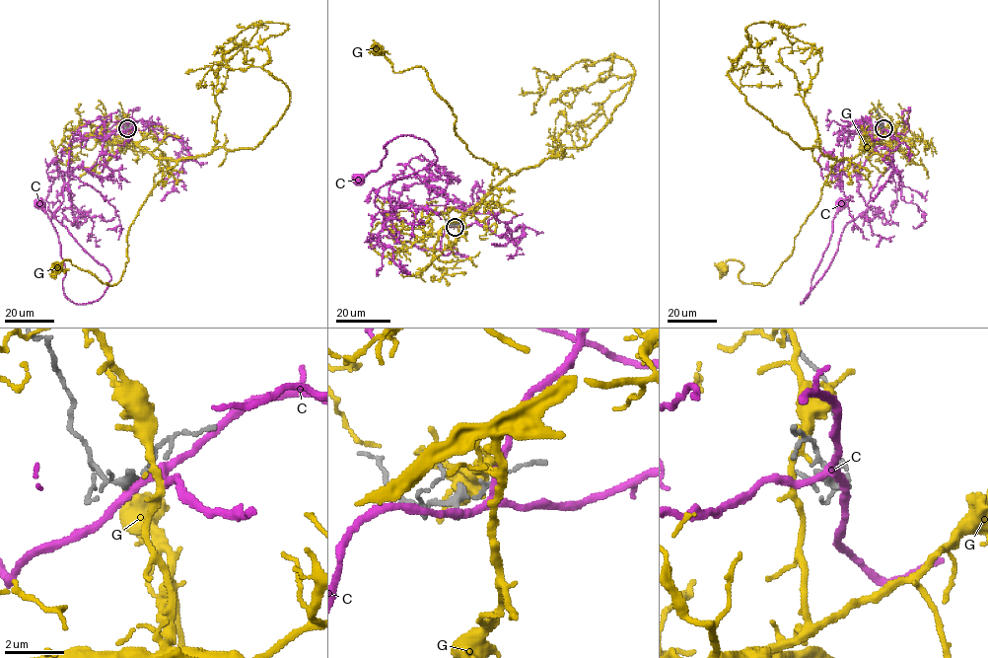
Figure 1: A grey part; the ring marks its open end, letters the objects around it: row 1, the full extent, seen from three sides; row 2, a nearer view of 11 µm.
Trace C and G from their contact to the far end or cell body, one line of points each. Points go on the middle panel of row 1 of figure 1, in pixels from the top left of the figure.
C: (455, 227), (425, 183), (393, 238), (375, 205), (437, 160), (423, 139), (360, 179)
G: (458, 224), (510, 173), (466, 149), (455, 133), (456, 117), (427, 71), (417, 66), (394, 72), (377, 51)

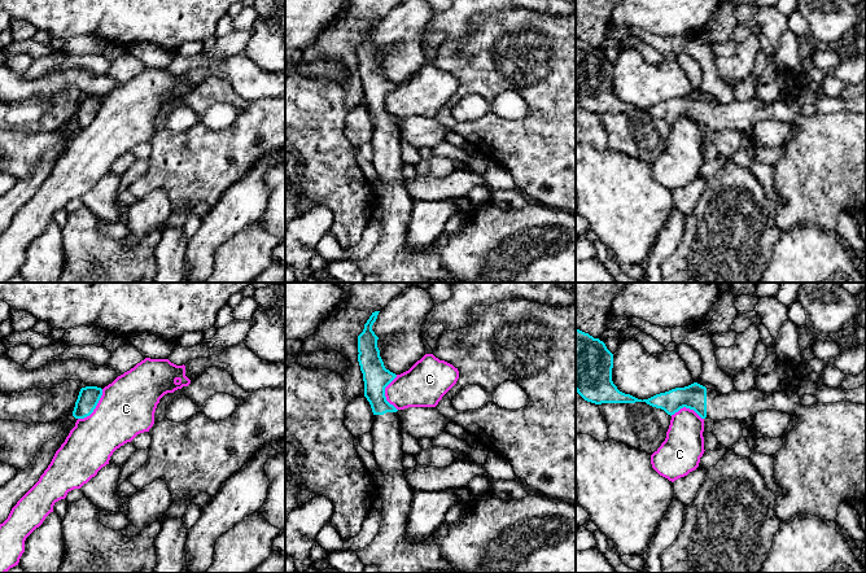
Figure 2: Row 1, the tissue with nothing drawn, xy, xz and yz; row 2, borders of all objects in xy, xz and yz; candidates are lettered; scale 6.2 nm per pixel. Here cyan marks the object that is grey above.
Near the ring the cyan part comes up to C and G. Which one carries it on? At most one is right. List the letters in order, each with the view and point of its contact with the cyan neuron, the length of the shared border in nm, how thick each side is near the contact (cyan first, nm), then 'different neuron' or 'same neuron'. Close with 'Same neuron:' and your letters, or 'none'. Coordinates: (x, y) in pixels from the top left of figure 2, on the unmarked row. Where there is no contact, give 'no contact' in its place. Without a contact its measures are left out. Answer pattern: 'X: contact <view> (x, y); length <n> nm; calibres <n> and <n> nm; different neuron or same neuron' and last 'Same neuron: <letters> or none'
C: contact xy (95, 117); length 240 nm; calibres 130 and 360 nm; different neuron
G: no contact; different neuron
Same neuron: none

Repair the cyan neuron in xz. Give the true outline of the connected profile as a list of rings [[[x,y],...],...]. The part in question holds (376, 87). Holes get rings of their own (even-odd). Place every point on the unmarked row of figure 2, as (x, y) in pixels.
[[[380,21],[372,22],[358,45],[358,71],[363,83],[364,106],[373,122],[373,166],[385,185],[379,201],[382,210],[382,229],[373,250],[355,259],[364,275],[376,275],[380,283],[423,283],[455,279],[443,268],[434,242],[412,254],[406,250],[406,236],[414,201],[403,185],[403,146],[398,119],[386,110],[385,97],[397,87],[385,78],[377,57],[379,47],[372,35]]]

